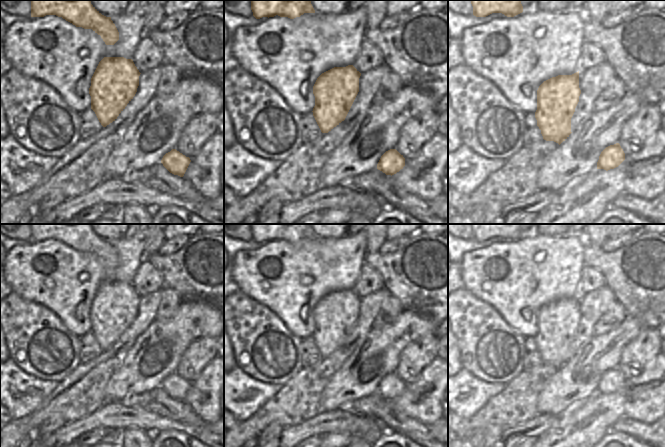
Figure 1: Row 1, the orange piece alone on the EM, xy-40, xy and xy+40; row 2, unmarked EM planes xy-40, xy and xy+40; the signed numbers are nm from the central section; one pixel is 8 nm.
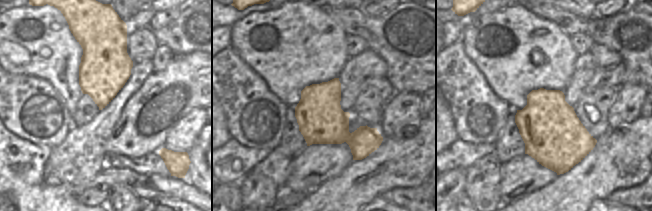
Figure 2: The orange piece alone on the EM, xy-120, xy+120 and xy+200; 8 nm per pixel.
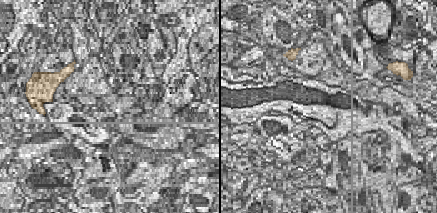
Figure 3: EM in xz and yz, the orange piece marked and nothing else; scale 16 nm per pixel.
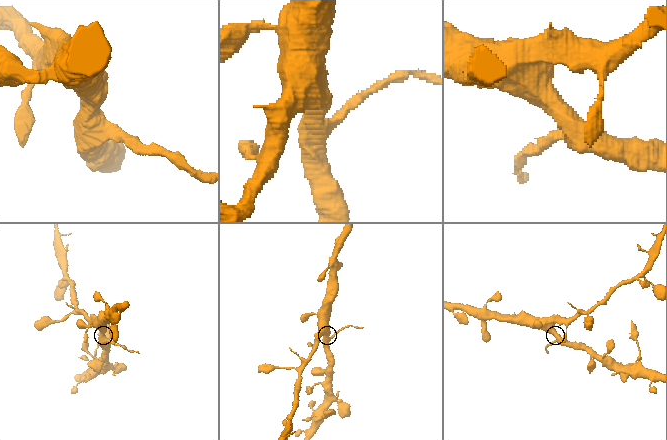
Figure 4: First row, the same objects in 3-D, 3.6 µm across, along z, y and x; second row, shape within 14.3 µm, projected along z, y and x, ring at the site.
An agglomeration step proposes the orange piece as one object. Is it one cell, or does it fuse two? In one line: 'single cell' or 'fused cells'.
fused cells

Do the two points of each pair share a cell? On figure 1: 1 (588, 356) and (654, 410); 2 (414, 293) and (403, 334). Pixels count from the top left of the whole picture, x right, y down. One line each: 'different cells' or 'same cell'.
1: different cells
2: different cells

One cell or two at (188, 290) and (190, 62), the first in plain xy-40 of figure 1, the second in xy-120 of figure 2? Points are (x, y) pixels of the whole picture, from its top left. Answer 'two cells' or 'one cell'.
two cells

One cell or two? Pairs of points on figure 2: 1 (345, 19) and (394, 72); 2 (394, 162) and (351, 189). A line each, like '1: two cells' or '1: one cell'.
1: one cell
2: one cell

